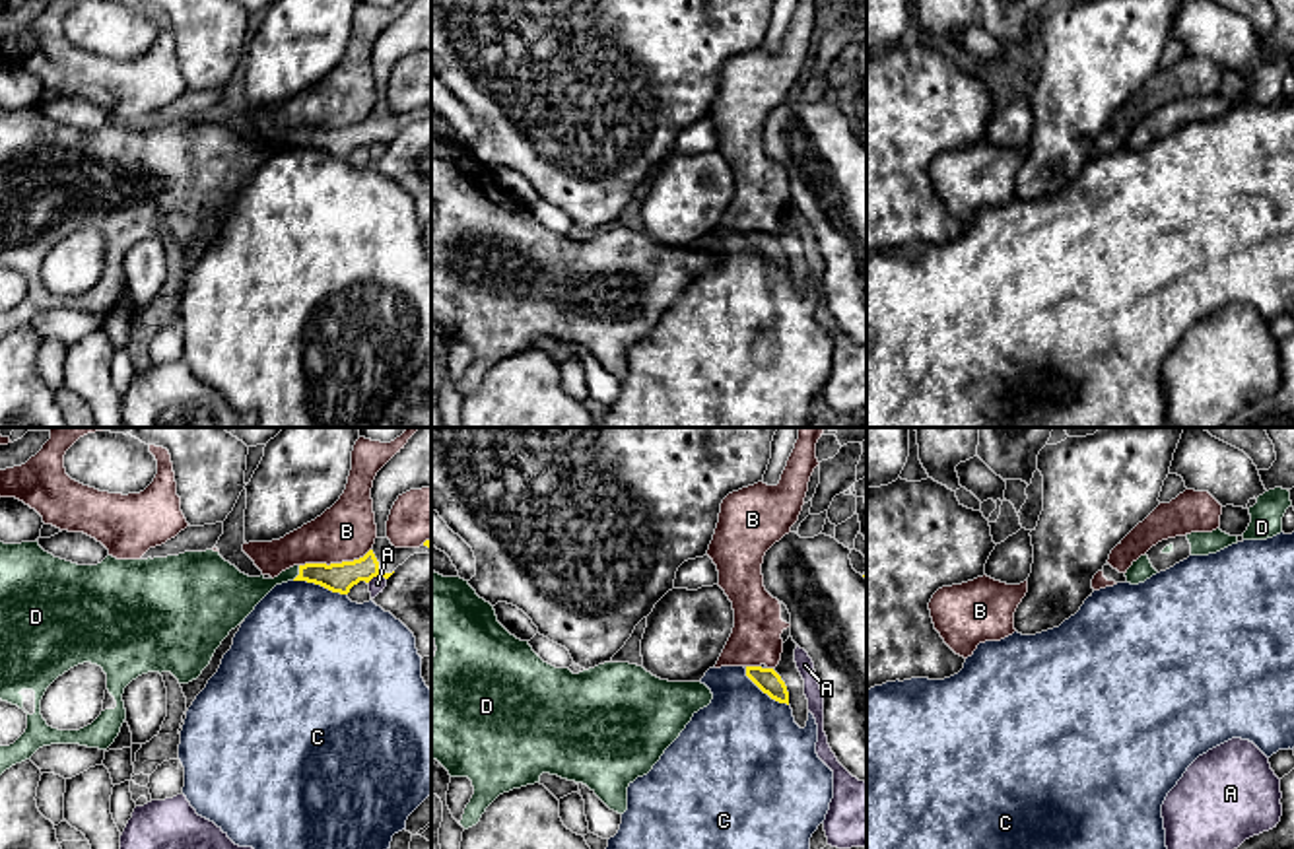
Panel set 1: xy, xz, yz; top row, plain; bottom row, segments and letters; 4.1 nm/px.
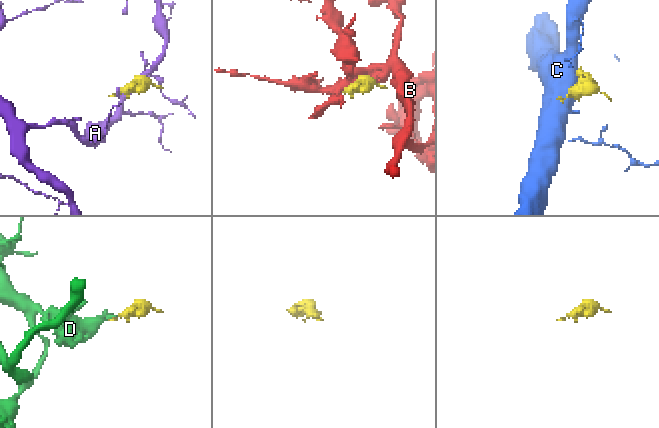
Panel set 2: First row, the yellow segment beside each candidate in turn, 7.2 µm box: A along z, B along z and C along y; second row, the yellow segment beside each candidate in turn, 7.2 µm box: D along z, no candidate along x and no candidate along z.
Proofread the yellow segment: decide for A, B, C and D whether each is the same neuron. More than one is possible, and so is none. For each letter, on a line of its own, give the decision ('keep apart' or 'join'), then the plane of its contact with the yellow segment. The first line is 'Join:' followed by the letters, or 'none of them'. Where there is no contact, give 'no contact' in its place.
Join: D
A: keep apart; contact in xy
B: keep apart; contact in xy
C: keep apart; contact in xy
D: join; contact in xy

